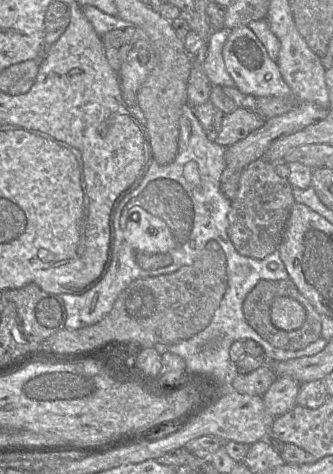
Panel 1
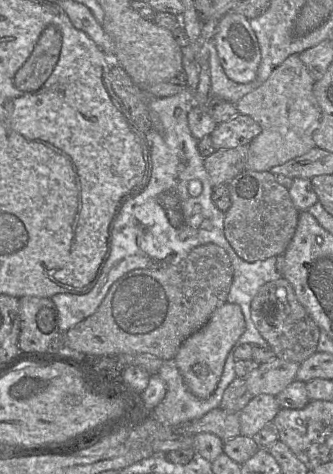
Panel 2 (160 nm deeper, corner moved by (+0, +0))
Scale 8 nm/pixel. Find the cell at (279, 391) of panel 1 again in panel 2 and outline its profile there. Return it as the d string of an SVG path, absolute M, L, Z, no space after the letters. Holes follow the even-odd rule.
M259 394L253 397L239 413L241 435L253 437L273 423L280 409L276 396Z

